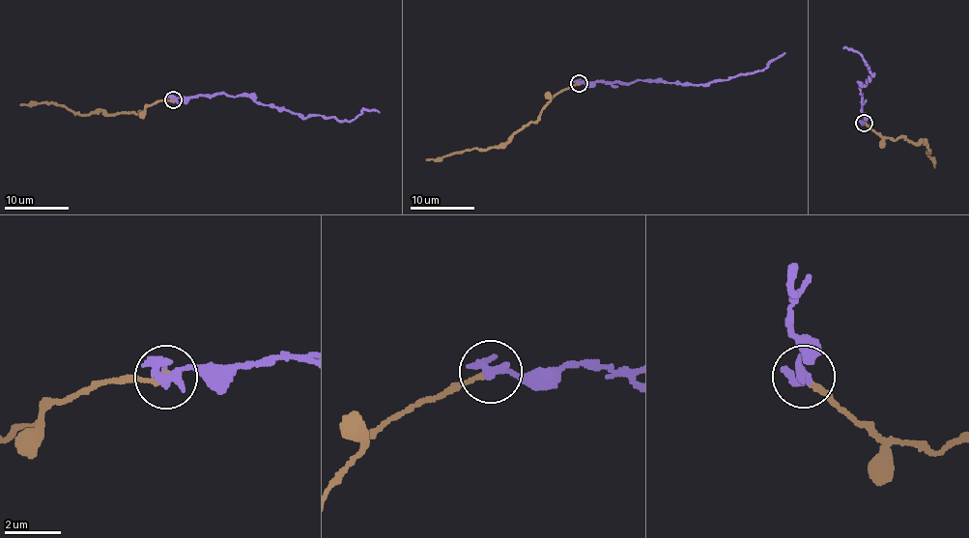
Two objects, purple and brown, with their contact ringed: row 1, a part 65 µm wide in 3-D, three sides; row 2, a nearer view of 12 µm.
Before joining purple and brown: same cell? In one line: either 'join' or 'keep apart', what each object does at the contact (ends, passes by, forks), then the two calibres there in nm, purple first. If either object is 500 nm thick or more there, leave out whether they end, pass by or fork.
join | purple ends | brown ends | 440/160 nm

